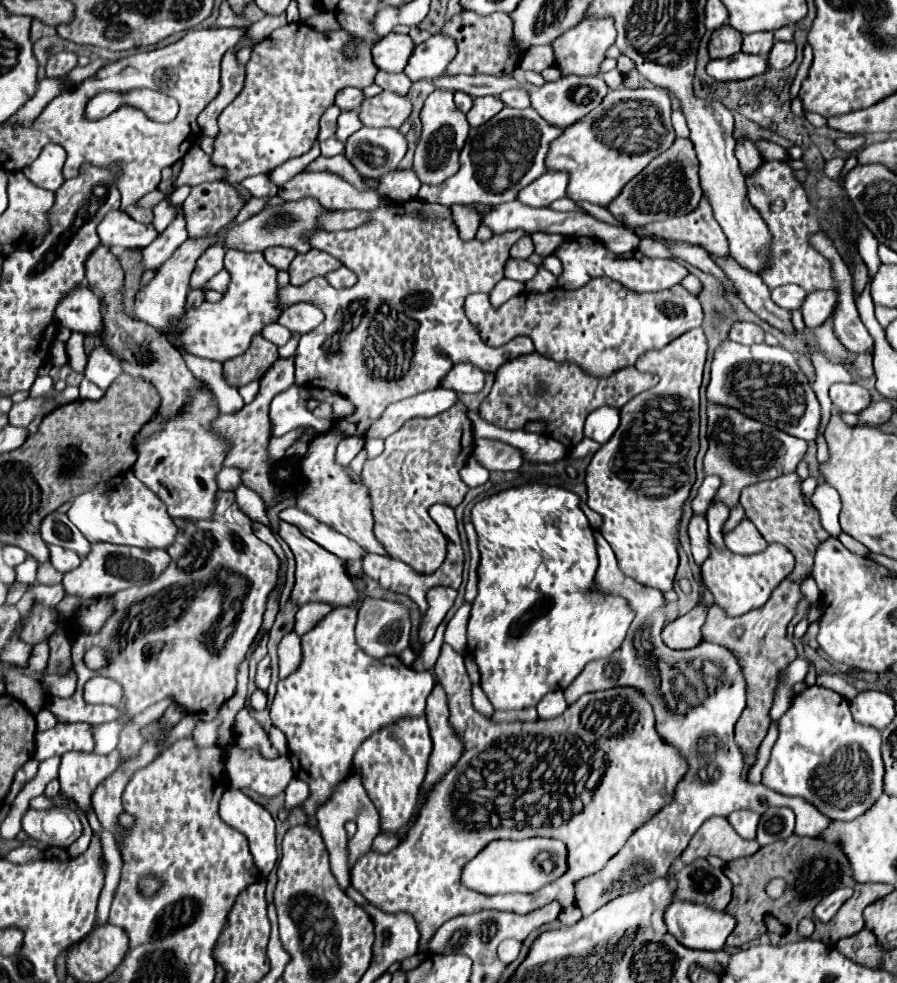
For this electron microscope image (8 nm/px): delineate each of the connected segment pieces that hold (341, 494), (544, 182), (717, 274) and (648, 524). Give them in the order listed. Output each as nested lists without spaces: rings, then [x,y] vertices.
[[[332,428],[310,442],[304,462],[300,462],[304,478],[308,478],[308,486],[298,496],[298,508],[312,514],[320,522],[332,526],[334,530],[342,532],[344,536],[356,540],[366,552],[374,552],[388,558],[388,552],[384,550],[384,546],[380,546],[380,542],[376,542],[376,536],[372,532],[374,516],[372,516],[372,502],[368,488],[362,484],[362,480],[356,480],[346,466],[336,462],[336,446],[340,440],[342,434]]]
[[[546,172],[542,174],[536,182],[532,182],[530,186],[526,186],[520,194],[518,200],[526,206],[550,206],[550,202],[564,198],[566,196],[566,188],[568,188],[568,174],[562,172]]]
[[[684,244],[684,248],[682,248],[682,246],[668,246],[668,248],[670,248],[680,260],[684,260],[684,262],[688,262],[688,264],[700,268],[702,272],[712,274],[716,280],[720,280],[720,284],[724,286],[724,290],[734,290],[732,282],[730,282],[728,276],[724,274],[724,270],[708,256],[706,250],[702,250],[702,248],[698,248],[698,246],[686,248],[686,244]]]
[[[694,328],[672,340],[662,352],[652,350],[642,354],[636,368],[658,374],[660,382],[622,408],[618,430],[600,446],[586,470],[588,506],[604,518],[600,534],[612,546],[622,572],[662,592],[673,587],[678,568],[682,506],[690,498],[692,484],[696,482],[694,460],[700,448],[698,392],[706,352],[708,342],[704,332],[702,328]]]

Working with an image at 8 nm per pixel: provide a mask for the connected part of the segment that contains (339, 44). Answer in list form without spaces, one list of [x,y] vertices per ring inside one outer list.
[[[286,24],[272,32],[254,46],[254,52],[246,64],[246,82],[240,96],[226,106],[218,116],[220,132],[214,140],[212,164],[226,170],[226,180],[240,184],[244,178],[254,174],[264,174],[286,162],[288,158],[306,154],[318,138],[318,120],[334,104],[336,94],[346,88],[366,88],[374,84],[376,66],[370,58],[370,46],[358,46],[356,60],[348,60],[340,50],[348,44],[350,36],[345,30],[318,32],[318,30],[298,30],[298,24]]]

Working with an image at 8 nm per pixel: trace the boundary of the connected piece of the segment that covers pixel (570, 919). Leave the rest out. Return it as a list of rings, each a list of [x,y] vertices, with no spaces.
[[[573,904],[572,906],[564,909],[564,911],[562,912],[562,916],[560,916],[558,920],[562,920],[562,922],[566,920],[567,923],[564,924],[573,925],[574,922],[578,922],[580,918],[582,918],[582,912],[575,904]]]

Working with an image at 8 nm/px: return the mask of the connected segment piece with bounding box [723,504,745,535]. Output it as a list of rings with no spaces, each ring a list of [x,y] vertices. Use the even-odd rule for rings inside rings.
[[[740,504],[733,507],[730,511],[730,516],[728,517],[726,524],[724,524],[724,535],[730,530],[734,529],[744,517],[745,511]]]

